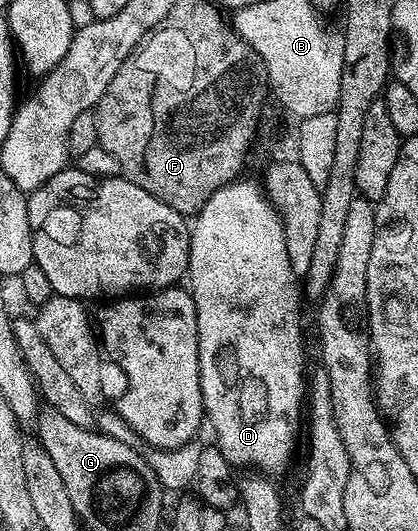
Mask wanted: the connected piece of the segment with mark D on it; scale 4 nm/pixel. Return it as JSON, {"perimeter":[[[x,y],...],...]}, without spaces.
{"perimeter":[[[236,179],[221,187],[199,210],[194,218],[191,230],[191,250],[186,276],[191,277],[189,292],[195,306],[199,323],[199,366],[201,367],[201,389],[203,411],[208,422],[215,424],[215,437],[219,450],[236,467],[254,467],[268,475],[283,473],[291,465],[291,456],[295,453],[295,444],[299,441],[299,424],[305,421],[305,377],[303,381],[303,361],[305,362],[305,342],[303,340],[303,322],[299,313],[301,305],[301,281],[296,277],[289,263],[289,251],[285,245],[283,219],[278,209],[271,204],[264,186],[255,181]]]}

